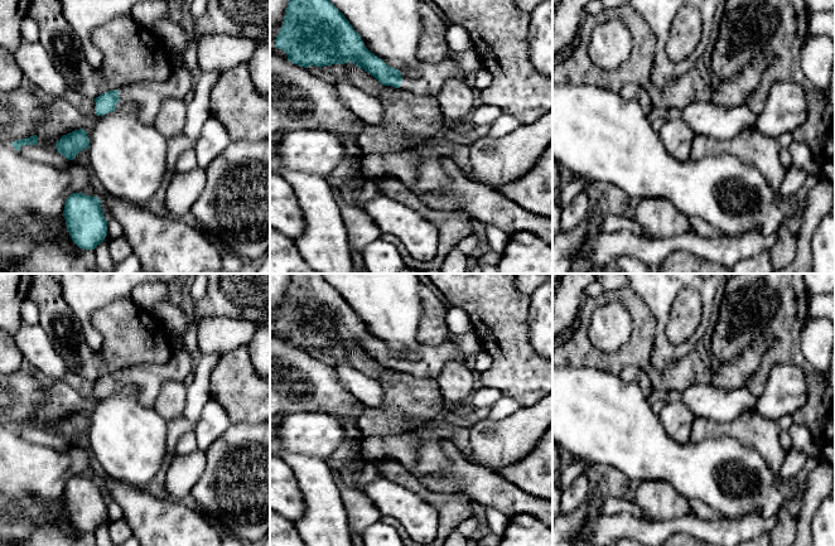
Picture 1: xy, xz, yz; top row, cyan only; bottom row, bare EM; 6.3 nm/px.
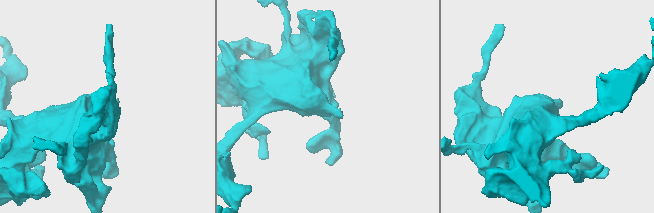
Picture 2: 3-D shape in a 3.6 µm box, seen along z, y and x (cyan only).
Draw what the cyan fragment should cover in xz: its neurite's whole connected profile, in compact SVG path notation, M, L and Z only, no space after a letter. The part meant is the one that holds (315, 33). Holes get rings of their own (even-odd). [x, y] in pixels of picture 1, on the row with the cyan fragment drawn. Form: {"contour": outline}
{"contour": "M289 0L283 26L275 39L275 47L284 50L293 64L308 68L332 64L354 63L373 76L381 84L410 91L418 96L434 96L440 92L450 78L460 78L460 69L445 59L440 63L421 62L421 73L418 78L409 78L399 69L388 67L381 58L371 53L359 34L346 16L329 0Z"}

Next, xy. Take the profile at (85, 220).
{"contour": "M73 193L66 199L63 214L71 238L79 248L95 250L106 238L107 221L98 197Z"}

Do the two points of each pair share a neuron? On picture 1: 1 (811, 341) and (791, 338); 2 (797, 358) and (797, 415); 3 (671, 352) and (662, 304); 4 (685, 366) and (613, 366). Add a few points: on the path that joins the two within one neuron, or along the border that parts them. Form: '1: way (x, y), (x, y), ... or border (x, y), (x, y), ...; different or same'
1: border (806, 317), (801, 332), (801, 354), (811, 367); different
2: way (810, 373), (814, 380), (812, 404); same
3: way (661, 341), (661, 315); same
4: way (667, 376), (656, 376), (641, 361), (631, 361); same

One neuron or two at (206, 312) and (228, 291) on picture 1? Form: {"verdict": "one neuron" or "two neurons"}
{"verdict": "one neuron"}

